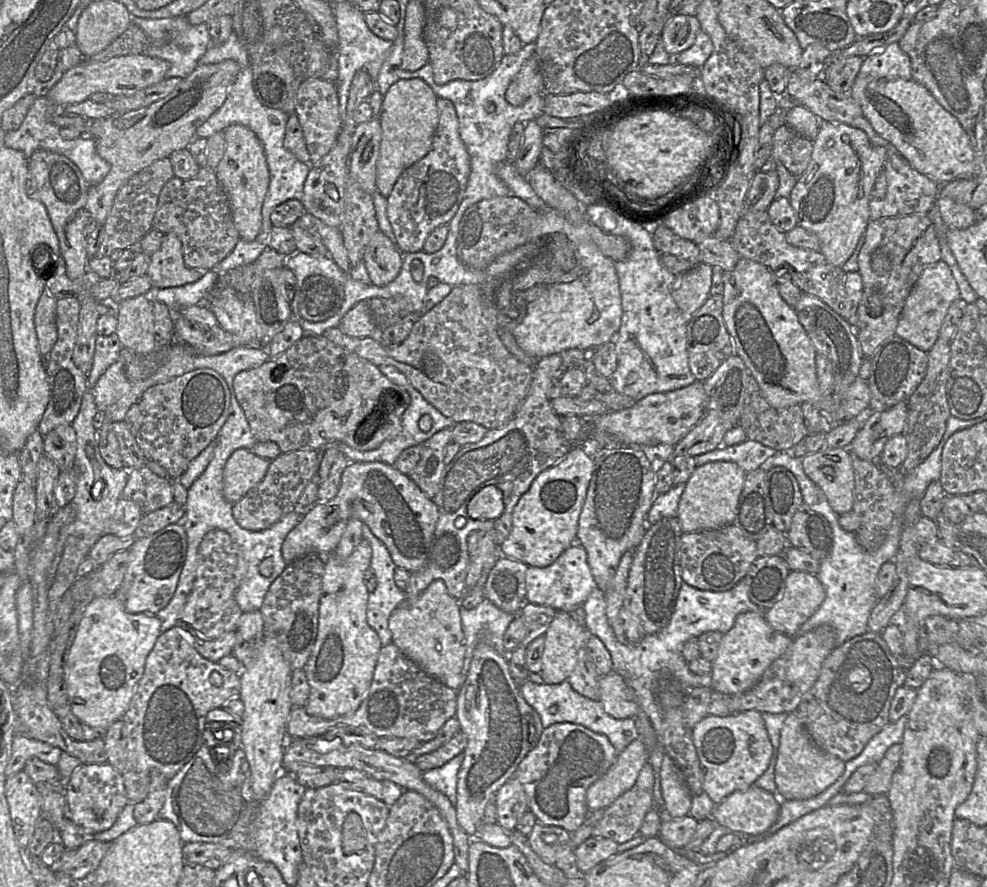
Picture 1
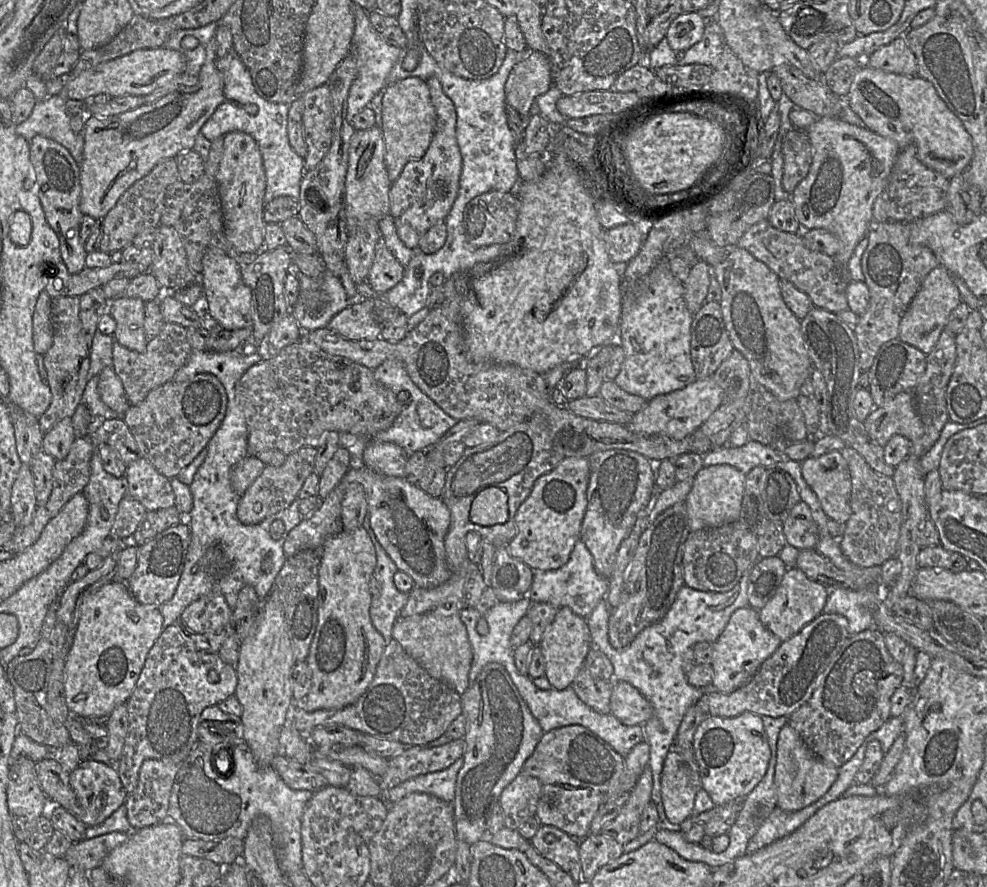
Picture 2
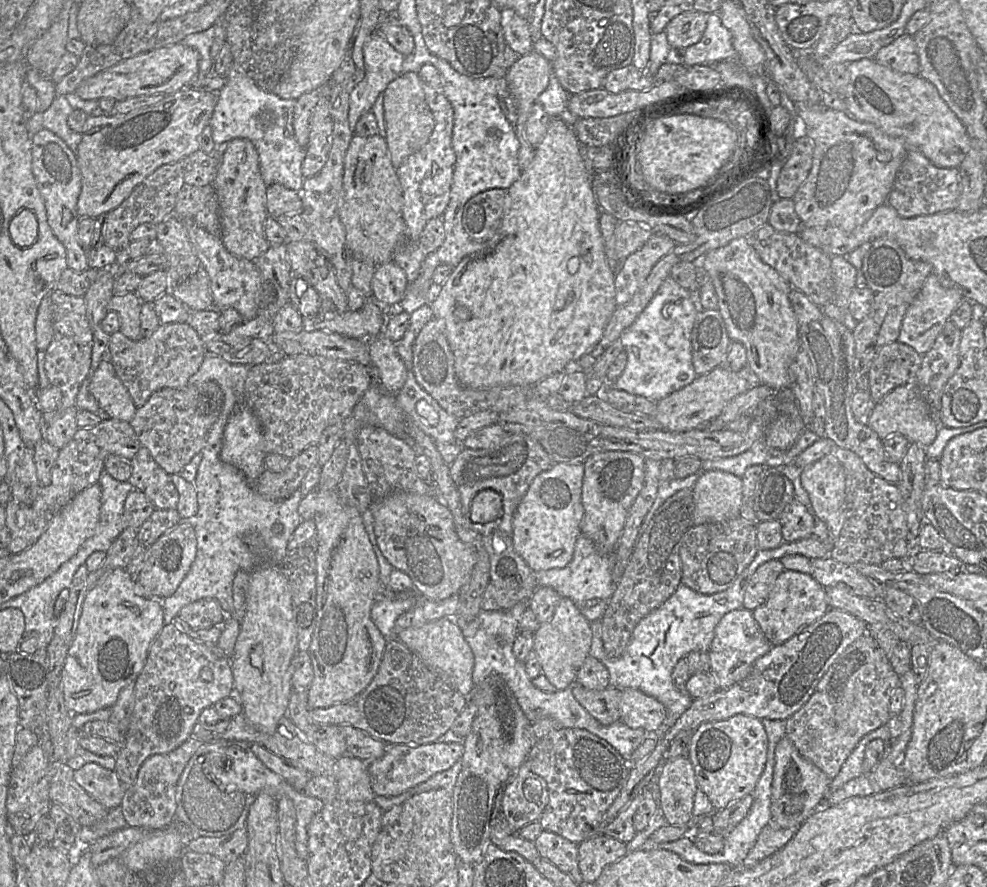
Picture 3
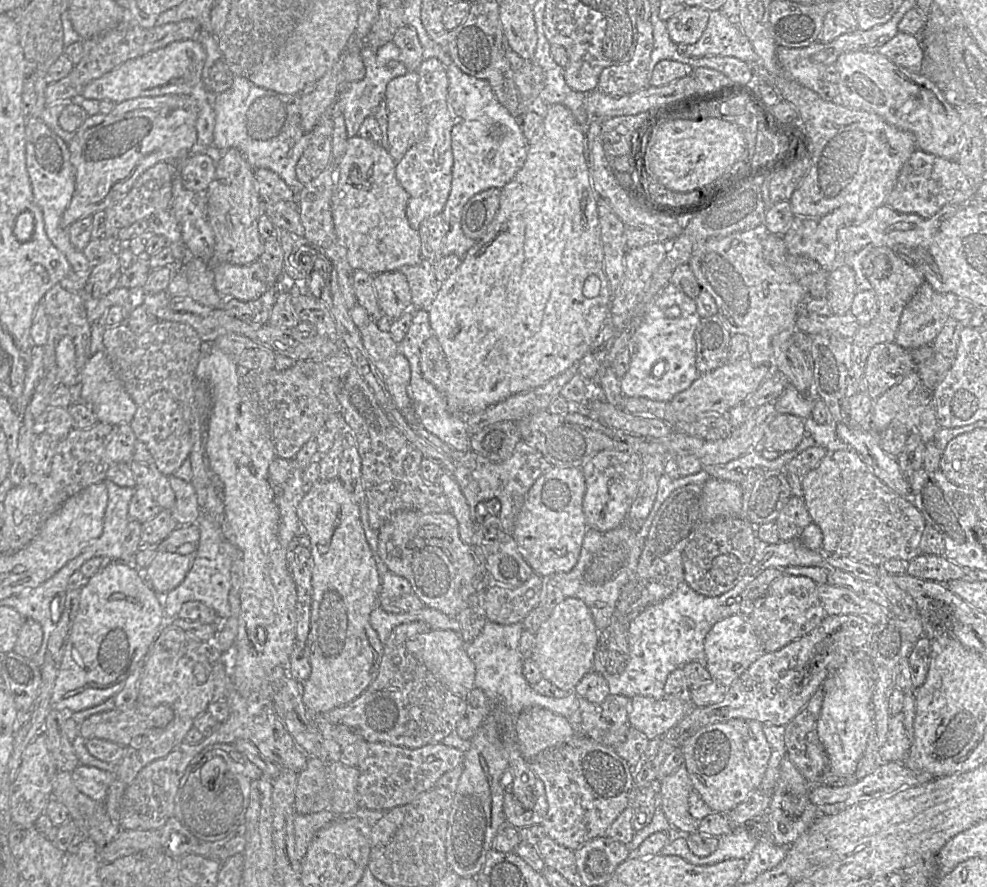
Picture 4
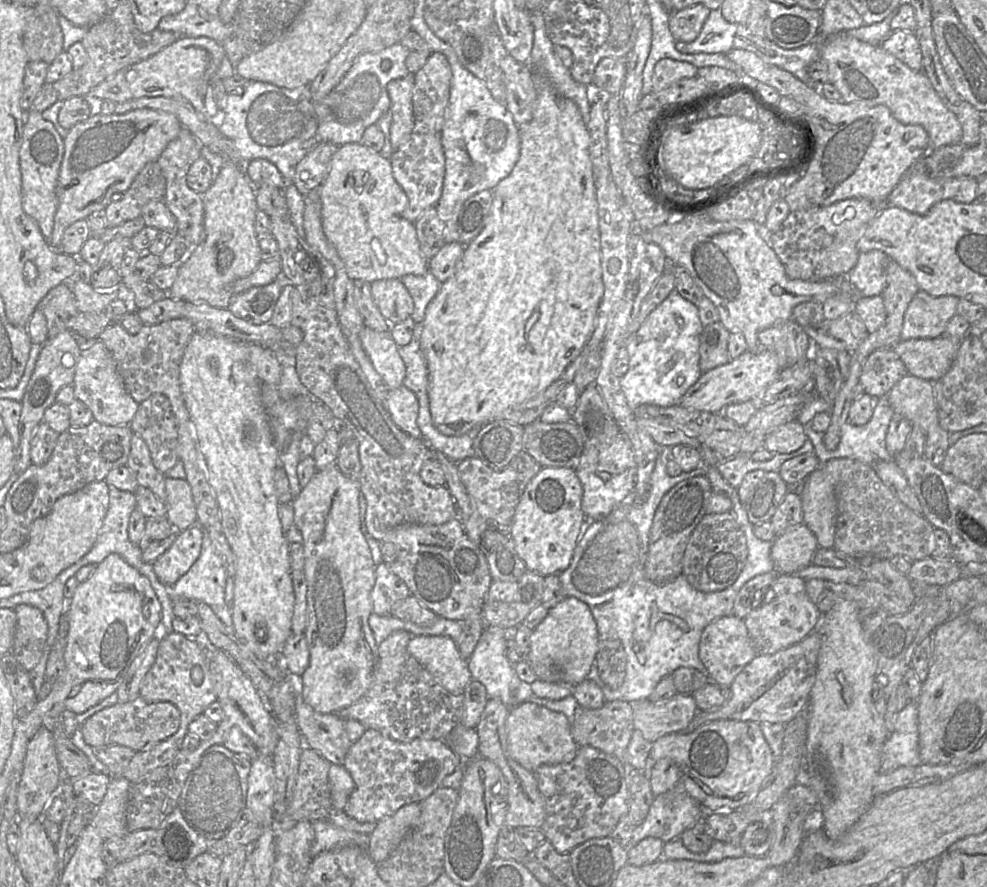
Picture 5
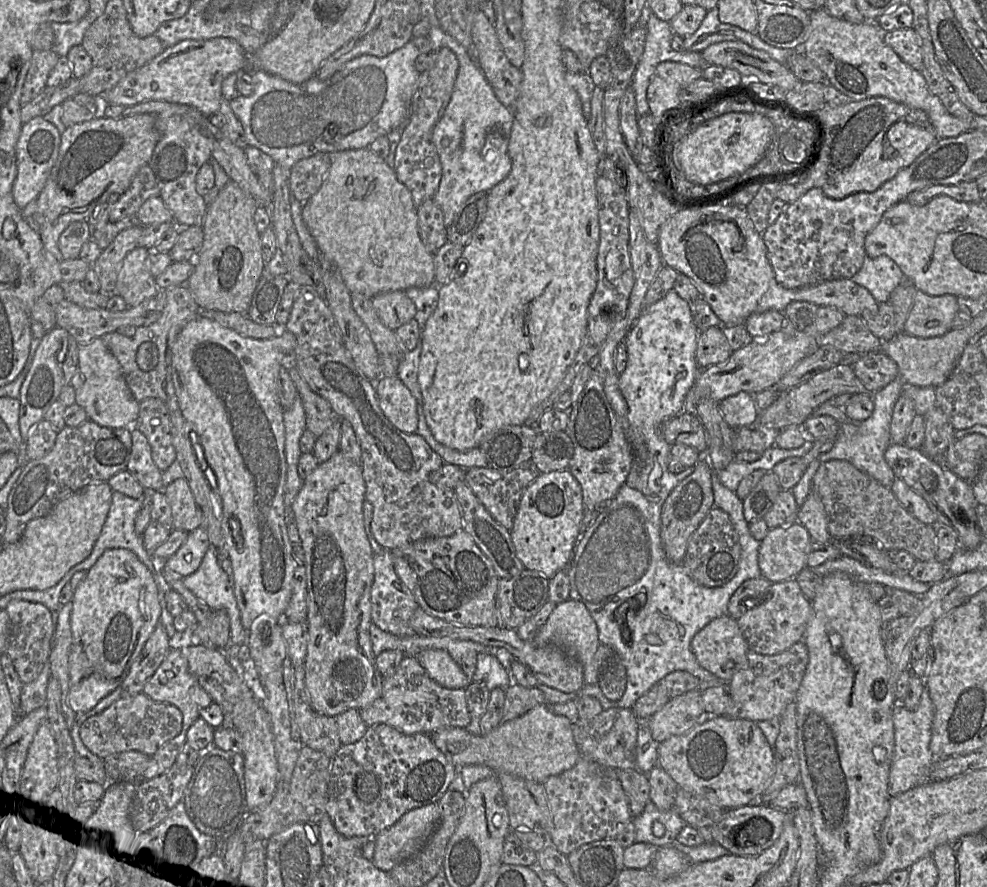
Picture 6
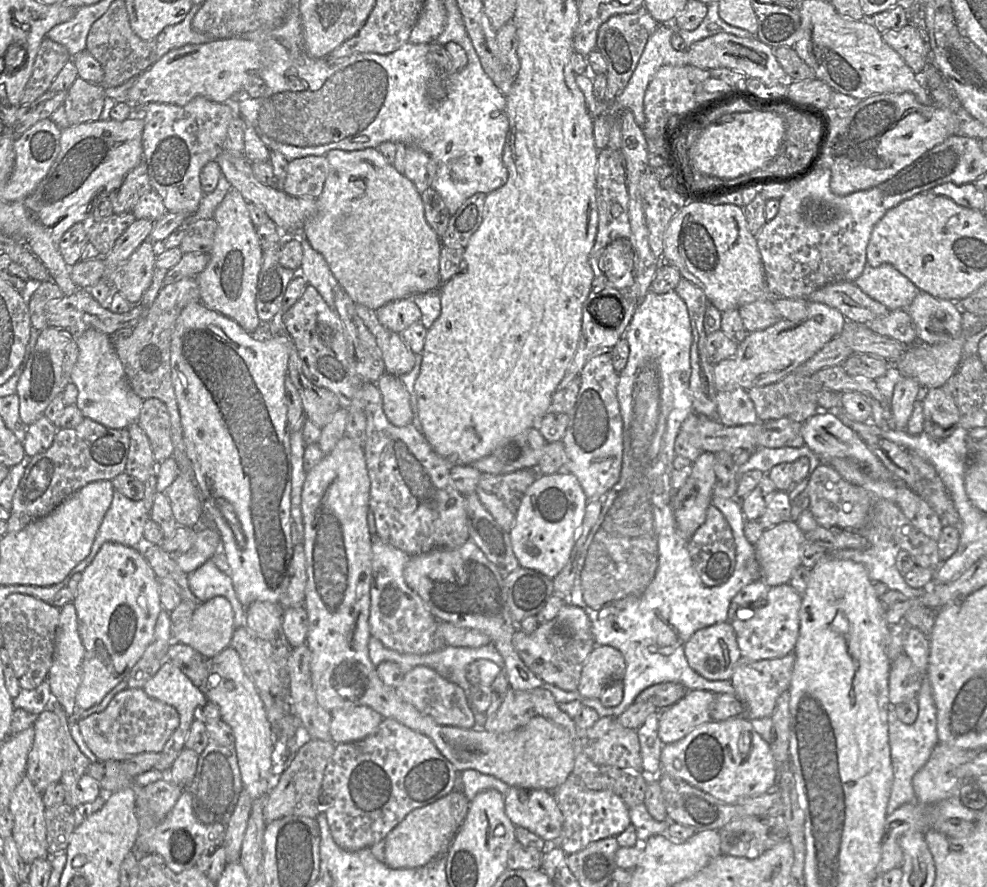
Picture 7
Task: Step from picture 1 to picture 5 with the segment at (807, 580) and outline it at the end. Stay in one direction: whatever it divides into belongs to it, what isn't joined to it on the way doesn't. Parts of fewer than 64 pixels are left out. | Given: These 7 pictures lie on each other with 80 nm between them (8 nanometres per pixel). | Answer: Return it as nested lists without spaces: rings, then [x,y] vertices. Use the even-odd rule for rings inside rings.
[[[778,574],[762,595],[762,604],[743,619],[758,654],[775,654],[784,650],[805,639],[820,624],[823,614],[807,595],[805,582],[796,574]]]

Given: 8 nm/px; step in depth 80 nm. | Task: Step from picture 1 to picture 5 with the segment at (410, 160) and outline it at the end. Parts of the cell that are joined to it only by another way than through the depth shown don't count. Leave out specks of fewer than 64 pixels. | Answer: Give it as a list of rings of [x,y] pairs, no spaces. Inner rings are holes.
[[[414,74],[391,80],[387,84],[390,98],[390,142],[392,153],[408,138],[414,127],[412,89]]]

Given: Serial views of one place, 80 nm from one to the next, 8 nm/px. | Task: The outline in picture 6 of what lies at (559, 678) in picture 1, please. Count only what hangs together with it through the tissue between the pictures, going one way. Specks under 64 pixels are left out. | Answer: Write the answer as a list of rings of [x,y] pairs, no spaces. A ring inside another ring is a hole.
[[[568,599],[556,604],[546,623],[536,631],[533,642],[537,645],[553,645],[584,666],[591,662],[599,645],[598,629],[587,607],[580,601]]]

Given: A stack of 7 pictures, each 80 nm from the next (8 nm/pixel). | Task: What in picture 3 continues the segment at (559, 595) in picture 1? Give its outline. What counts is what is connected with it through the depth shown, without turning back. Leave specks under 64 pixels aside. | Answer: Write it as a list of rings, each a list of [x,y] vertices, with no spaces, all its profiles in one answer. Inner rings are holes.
[[[581,534],[576,541],[571,562],[562,569],[550,569],[535,573],[538,586],[554,589],[562,598],[571,599],[589,621],[601,620],[615,591],[613,579],[613,555],[602,555],[594,542]]]

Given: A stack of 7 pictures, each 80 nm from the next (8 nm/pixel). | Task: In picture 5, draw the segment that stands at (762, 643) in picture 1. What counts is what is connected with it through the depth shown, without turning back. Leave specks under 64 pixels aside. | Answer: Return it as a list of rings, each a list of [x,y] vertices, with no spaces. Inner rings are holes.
[[[730,615],[716,619],[702,632],[699,657],[712,682],[730,687],[736,676],[756,656],[756,651],[743,619]]]

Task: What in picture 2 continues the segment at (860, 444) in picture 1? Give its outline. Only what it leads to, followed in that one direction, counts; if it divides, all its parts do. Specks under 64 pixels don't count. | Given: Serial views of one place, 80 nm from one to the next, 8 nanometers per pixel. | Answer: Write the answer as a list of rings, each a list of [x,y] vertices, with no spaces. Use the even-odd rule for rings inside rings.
[[[913,391],[900,392],[884,405],[874,407],[863,423],[869,437],[882,447],[893,435],[903,435],[909,441],[914,441],[924,433],[923,423],[915,407]]]

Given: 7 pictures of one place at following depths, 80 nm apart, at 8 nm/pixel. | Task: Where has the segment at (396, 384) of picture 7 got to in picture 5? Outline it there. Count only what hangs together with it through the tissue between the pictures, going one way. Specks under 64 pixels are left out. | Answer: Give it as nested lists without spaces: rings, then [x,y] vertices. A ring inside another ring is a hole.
[[[402,385],[389,390],[382,404],[399,429],[412,437],[424,440],[417,425],[419,404],[414,392]]]

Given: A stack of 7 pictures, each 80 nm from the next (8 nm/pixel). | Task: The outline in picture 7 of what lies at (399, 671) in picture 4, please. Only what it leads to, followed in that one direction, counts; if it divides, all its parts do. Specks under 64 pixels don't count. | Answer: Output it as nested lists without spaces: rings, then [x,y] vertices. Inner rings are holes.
[[[416,666],[403,674],[402,680],[395,690],[405,702],[430,716],[439,725],[465,729],[474,727],[474,711],[469,706],[465,691],[429,667]]]

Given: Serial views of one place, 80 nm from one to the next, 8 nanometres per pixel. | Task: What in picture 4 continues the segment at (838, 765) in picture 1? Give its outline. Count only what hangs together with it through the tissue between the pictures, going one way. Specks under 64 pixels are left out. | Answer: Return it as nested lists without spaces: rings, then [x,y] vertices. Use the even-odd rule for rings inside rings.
[[[785,756],[780,764],[778,779],[772,792],[772,800],[767,812],[768,837],[776,844],[789,847],[819,817],[819,810],[809,798],[812,785],[797,767]]]

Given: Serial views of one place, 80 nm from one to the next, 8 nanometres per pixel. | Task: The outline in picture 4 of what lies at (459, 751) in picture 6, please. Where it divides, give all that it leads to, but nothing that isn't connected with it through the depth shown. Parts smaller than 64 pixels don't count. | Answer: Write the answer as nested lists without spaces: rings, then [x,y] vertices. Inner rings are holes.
[[[541,707],[523,710],[516,717],[515,732],[520,751],[527,761],[575,735],[571,724],[563,716]]]

